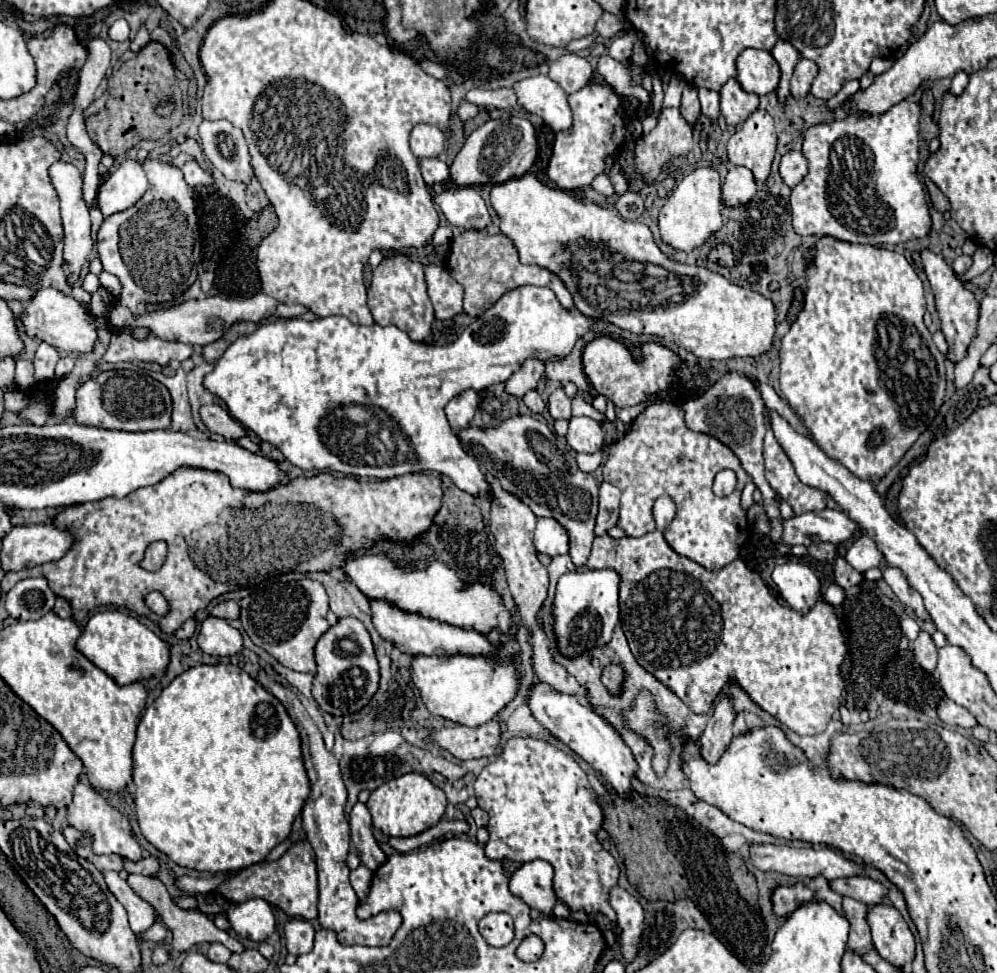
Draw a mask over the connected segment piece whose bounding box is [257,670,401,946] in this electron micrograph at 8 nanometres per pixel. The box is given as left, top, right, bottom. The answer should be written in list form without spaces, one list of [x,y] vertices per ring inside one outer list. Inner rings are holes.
[[[259,670],[257,680],[269,688],[273,696],[281,700],[281,704],[287,708],[291,720],[295,722],[299,734],[301,734],[301,748],[303,748],[303,760],[305,768],[311,780],[311,794],[303,806],[303,828],[307,834],[307,840],[311,842],[315,850],[315,860],[317,860],[317,872],[319,872],[319,924],[325,930],[333,930],[339,938],[341,944],[353,946],[385,946],[393,938],[395,930],[401,924],[401,916],[397,912],[381,912],[379,916],[359,920],[355,914],[355,904],[357,904],[357,894],[349,884],[349,868],[345,864],[349,846],[351,846],[351,834],[349,834],[349,822],[345,818],[345,802],[347,802],[347,790],[339,772],[339,762],[337,758],[325,748],[323,736],[313,724],[311,716],[307,714],[305,706],[301,704],[299,696],[285,684],[277,682],[275,676],[267,670]]]

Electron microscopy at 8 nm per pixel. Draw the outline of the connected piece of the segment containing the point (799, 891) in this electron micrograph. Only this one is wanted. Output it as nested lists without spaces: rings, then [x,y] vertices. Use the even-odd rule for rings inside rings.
[[[797,882],[793,886],[781,884],[771,892],[773,912],[779,918],[787,918],[791,912],[795,912],[795,908],[799,908],[799,904],[803,904],[803,900],[813,900],[813,896],[815,892],[803,882]]]

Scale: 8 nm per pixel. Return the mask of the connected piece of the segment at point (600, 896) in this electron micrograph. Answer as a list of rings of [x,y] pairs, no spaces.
[[[511,738],[511,740],[507,740],[507,744],[505,744],[501,756],[499,756],[495,762],[491,762],[489,766],[485,766],[483,772],[477,776],[477,780],[475,780],[475,796],[477,796],[479,808],[483,808],[483,810],[489,814],[489,826],[487,826],[487,830],[489,830],[489,842],[485,844],[485,856],[487,856],[487,858],[491,858],[491,860],[505,860],[505,858],[507,858],[507,860],[515,860],[515,862],[521,862],[521,864],[523,864],[523,862],[537,860],[537,858],[549,862],[549,864],[553,866],[553,870],[555,870],[555,876],[553,876],[555,896],[557,896],[571,912],[579,912],[579,910],[581,910],[581,912],[587,912],[587,914],[593,914],[593,912],[605,914],[612,922],[612,931],[616,934],[614,928],[617,926],[617,919],[613,908],[609,906],[609,892],[611,892],[611,888],[617,886],[619,866],[617,866],[615,858],[613,858],[607,850],[603,850],[603,846],[597,842],[597,832],[599,832],[599,828],[603,826],[603,810],[601,810],[601,806],[597,804],[597,794],[593,792],[593,788],[591,788],[591,784],[589,784],[589,780],[587,780],[587,774],[579,768],[579,764],[577,764],[569,754],[557,750],[555,746],[551,746],[549,742],[543,742],[543,740],[535,740],[535,738]]]

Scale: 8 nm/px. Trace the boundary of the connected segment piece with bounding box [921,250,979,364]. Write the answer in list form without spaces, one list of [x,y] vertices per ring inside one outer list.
[[[925,250],[921,252],[921,260],[923,260],[923,270],[931,282],[931,290],[933,290],[933,296],[935,296],[935,306],[937,306],[937,314],[939,314],[939,320],[941,320],[941,332],[947,340],[947,360],[951,364],[957,364],[959,360],[963,360],[963,356],[967,356],[967,348],[971,344],[971,340],[975,338],[975,332],[977,332],[977,322],[979,322],[979,300],[975,298],[975,294],[971,290],[965,288],[965,284],[955,276],[953,268],[949,268],[949,264]]]

